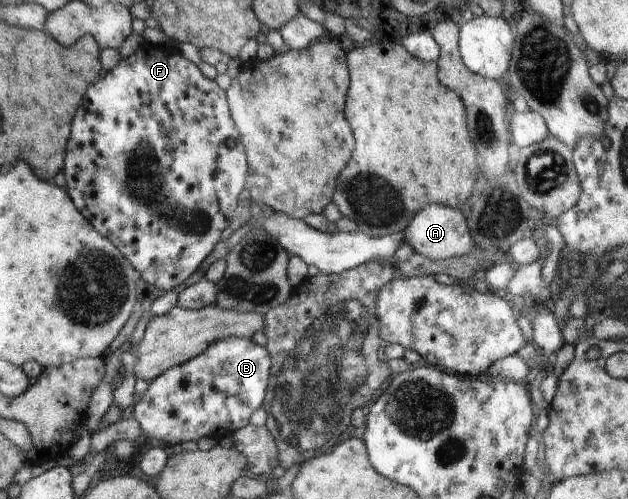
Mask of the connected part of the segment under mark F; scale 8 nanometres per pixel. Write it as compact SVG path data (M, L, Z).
M144 43L135 53L122 58L117 67L106 72L105 77L101 77L87 89L83 111L75 115L75 131L71 131L71 143L66 147L67 159L66 167L63 167L63 175L67 181L65 187L74 201L74 207L86 217L86 221L99 235L107 237L117 247L145 283L165 293L174 290L199 269L201 263L219 243L223 230L228 229L233 209L238 206L241 189L245 187L247 169L249 169L245 161L245 153L239 131L231 119L226 91L223 91L214 80L204 77L199 67L187 61L178 51Z

